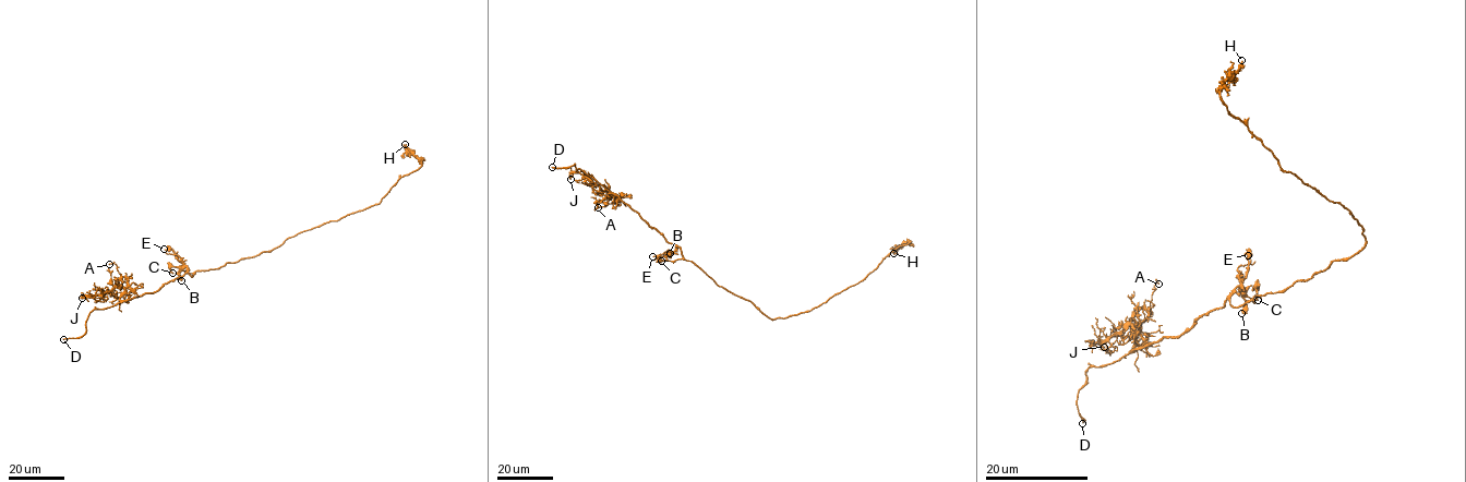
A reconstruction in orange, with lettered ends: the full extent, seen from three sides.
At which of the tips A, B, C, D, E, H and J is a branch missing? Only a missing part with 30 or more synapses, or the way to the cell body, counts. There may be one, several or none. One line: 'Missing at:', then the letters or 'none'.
Missing at: D

